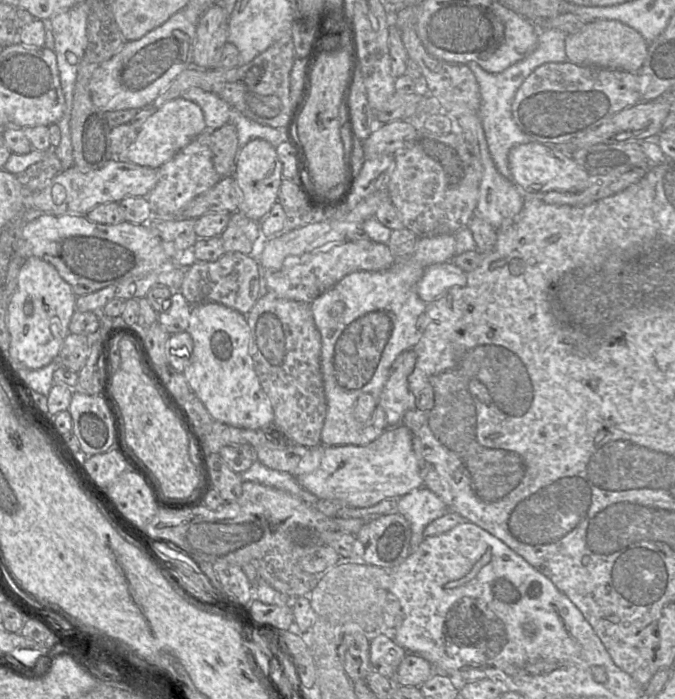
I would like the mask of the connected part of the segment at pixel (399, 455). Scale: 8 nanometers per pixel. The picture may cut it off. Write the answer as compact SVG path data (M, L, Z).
M402 424L392 428L387 428L380 437L378 437L375 441L365 446L356 446L356 445L324 446L323 445L323 455L319 467L311 473L298 475L296 476L296 478L298 483L304 489L309 491L313 495L315 495L319 500L339 499L344 501L347 507L354 507L354 508L370 507L388 498L400 498L406 495L407 493L411 492L412 490L415 490L423 486L423 479L421 476L421 469L420 469L420 460L417 458L413 448L412 433L406 426Z

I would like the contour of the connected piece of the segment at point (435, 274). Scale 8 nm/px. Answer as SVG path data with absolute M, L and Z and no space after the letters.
M452 261L428 266L417 284L419 298L429 304L454 286L465 286L467 273Z

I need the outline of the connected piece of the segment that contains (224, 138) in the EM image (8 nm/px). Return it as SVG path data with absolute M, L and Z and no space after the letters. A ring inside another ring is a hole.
M227 123L211 132L212 159L220 177L233 176L239 152L235 125Z

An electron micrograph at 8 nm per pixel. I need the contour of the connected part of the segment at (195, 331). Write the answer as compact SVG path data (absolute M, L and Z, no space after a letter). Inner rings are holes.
M219 303L191 305L186 331L193 339L193 351L183 375L211 417L233 427L251 430L273 424L273 407L261 387L250 356L250 328L246 315Z

